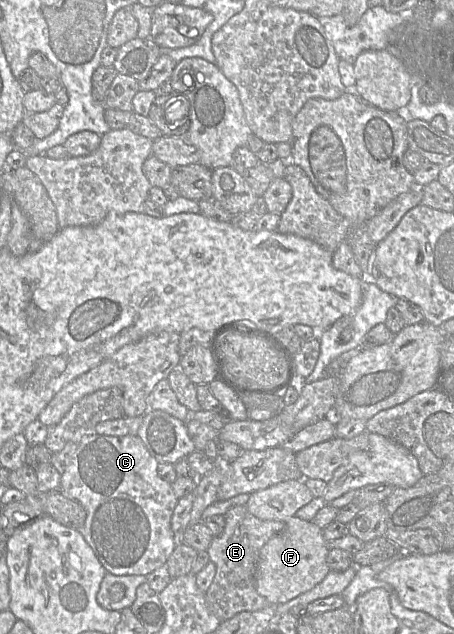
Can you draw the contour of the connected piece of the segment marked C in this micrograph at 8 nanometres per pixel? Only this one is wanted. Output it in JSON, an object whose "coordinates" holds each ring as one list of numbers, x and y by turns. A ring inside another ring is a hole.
{"coordinates":[[96,433,77,443,72,462,61,474,59,490,85,509,86,520,80,533,108,573,146,576,166,564,178,543,171,520,179,499,171,483,159,476,158,464,138,435,106,436]]}

